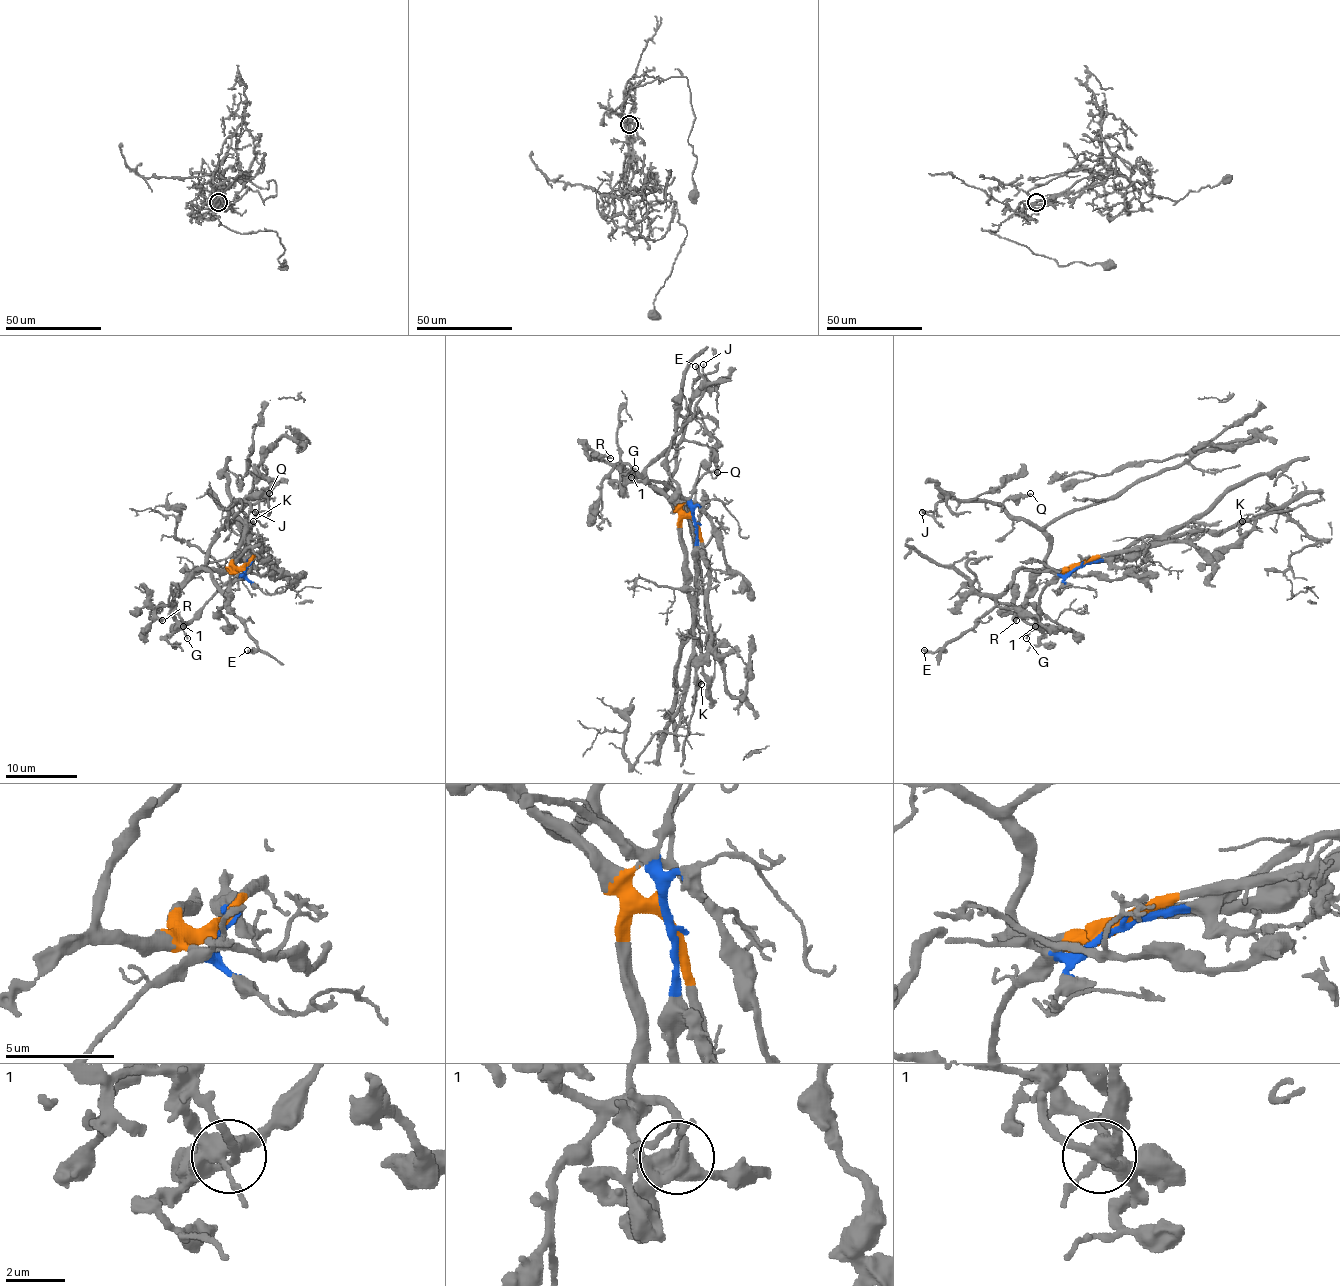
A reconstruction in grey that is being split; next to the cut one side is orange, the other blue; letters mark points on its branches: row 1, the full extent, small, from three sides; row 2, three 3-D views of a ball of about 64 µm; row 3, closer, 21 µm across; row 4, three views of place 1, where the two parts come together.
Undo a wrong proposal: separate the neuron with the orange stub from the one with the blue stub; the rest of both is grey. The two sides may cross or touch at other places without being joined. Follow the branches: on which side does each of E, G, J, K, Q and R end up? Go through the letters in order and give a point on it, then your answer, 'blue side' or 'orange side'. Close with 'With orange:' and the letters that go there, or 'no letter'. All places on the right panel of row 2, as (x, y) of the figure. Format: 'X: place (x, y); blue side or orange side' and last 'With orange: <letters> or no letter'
E: place (924, 650); orange side
G: place (1026, 638); blue side
J: place (922, 512); orange side
K: place (1242, 521); orange side
Q: place (1030, 493); orange side
R: place (1016, 620); orange side
With orange: E, J, K, Q, R

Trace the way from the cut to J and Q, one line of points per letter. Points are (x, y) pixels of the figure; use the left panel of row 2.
J: (247, 565), (211, 569), (206, 563), (211, 540), (225, 526), (227, 511), (243, 499), (254, 515), (256, 511)
Q: (247, 565), (211, 569), (206, 563), (211, 540), (225, 526), (227, 511), (234, 504), (256, 504), (268, 494)

